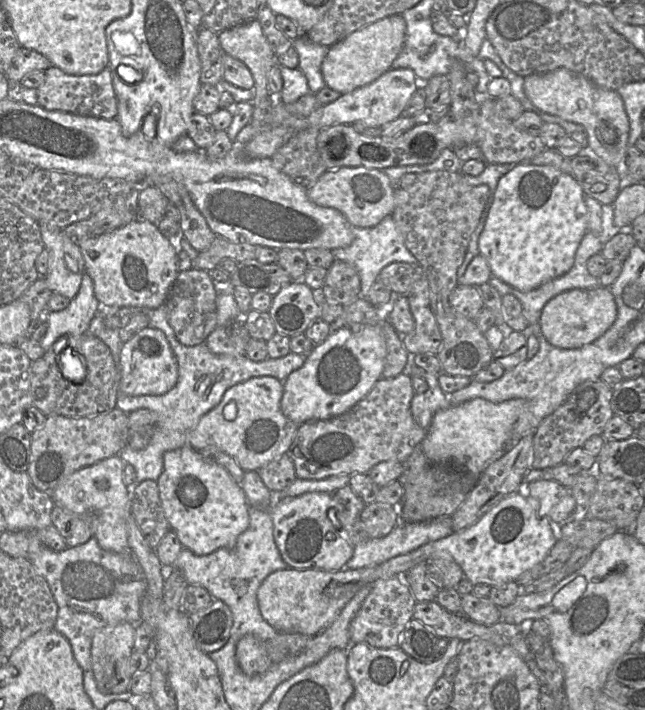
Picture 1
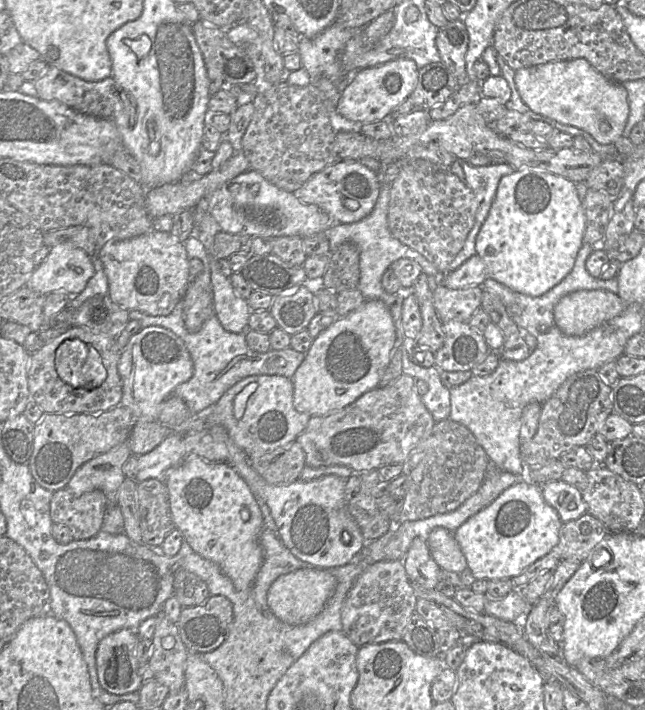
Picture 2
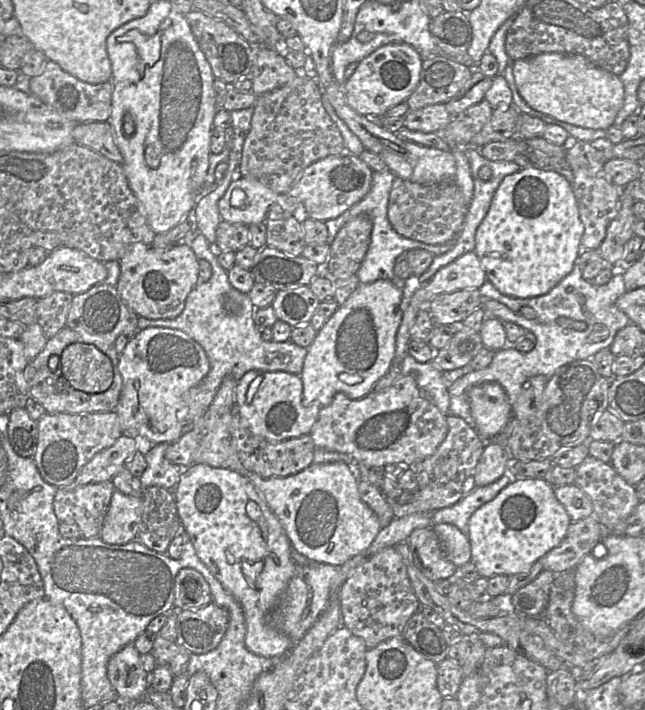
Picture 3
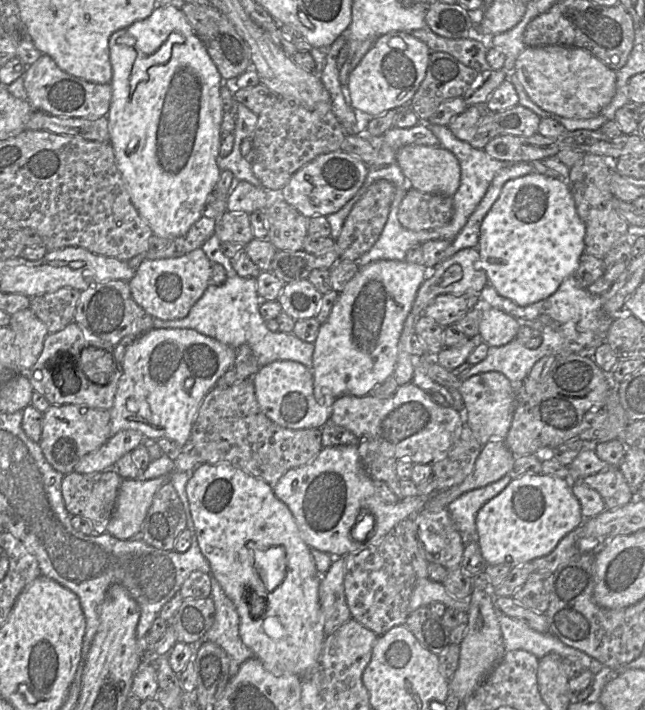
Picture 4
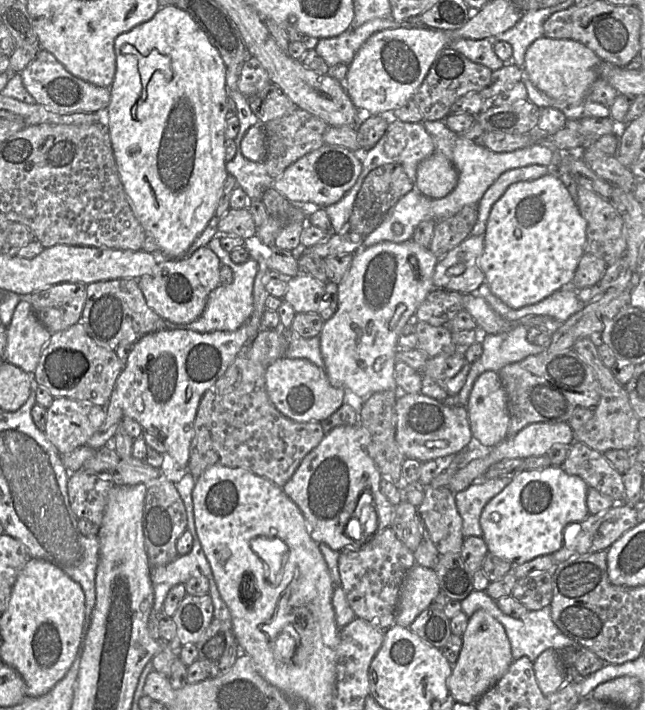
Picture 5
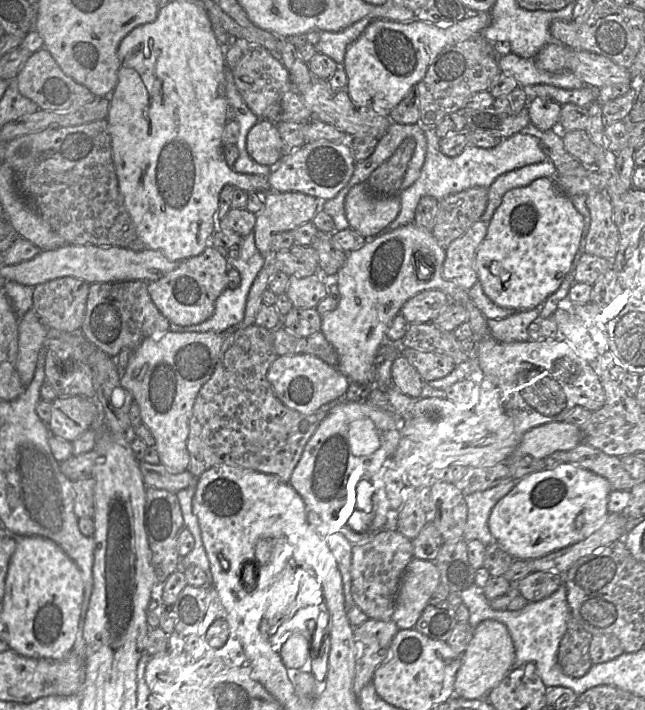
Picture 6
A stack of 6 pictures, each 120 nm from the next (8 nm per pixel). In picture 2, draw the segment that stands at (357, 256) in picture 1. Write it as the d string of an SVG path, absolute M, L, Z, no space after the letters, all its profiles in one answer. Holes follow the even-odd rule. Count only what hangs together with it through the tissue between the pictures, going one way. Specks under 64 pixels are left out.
M381 185L379 196L373 210L362 220L349 224L334 223L325 233L329 241L330 252L335 251L339 245L347 241L352 241L357 245L359 249L360 268L358 289L366 300L381 300L387 305L392 315L397 338L401 341L404 338L401 316L404 298L400 297L397 292L388 293L383 289L381 279L384 272L396 260L409 258L421 266L422 273L425 273L427 276L435 277L437 279L437 284L442 283L444 276L440 275L437 269L423 255L402 244L391 234L388 227L390 188L391 185Z

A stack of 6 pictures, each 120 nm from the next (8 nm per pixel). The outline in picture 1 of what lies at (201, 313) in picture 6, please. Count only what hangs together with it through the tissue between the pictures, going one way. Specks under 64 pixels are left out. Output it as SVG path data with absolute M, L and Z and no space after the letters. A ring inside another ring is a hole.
M136 219L109 233L96 237L76 239L85 261L85 272L92 278L94 294L107 311L115 311L124 306L141 306L158 308L163 305L179 273L177 268L177 251L152 222Z

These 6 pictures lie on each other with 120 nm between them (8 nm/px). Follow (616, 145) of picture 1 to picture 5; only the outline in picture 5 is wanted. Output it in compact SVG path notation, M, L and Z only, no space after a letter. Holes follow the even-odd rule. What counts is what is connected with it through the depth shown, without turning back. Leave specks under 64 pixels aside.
M541 37L527 48L523 70L533 85L548 97L580 104L599 78L598 67L601 63L602 60L592 50L577 41Z

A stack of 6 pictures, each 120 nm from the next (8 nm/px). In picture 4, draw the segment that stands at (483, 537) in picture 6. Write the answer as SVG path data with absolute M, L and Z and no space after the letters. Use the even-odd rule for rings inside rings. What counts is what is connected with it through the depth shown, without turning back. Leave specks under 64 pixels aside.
M505 475L492 484L462 494L447 506L451 518L463 536L465 546L468 540L476 539L476 516L478 511L486 502L502 492L511 480L511 477Z

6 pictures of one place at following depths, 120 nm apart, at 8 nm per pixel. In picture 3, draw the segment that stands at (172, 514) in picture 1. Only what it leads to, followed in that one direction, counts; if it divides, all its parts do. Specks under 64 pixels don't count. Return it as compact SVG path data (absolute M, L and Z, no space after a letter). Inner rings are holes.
M192 463L191 465L189 465L188 470L181 475L179 482L177 483L177 488L174 495L181 525L188 533L194 545L196 555L210 569L210 571L220 581L223 587L234 596L234 598L240 603L242 607L246 621L246 647L252 653L262 657L283 658L292 649L293 646L289 637L274 626L270 619L270 613L277 605L280 595L285 590L287 584L294 575L296 564L291 558L291 543L279 519L275 516L261 493L248 478L234 470L226 468L212 467L202 463Z

